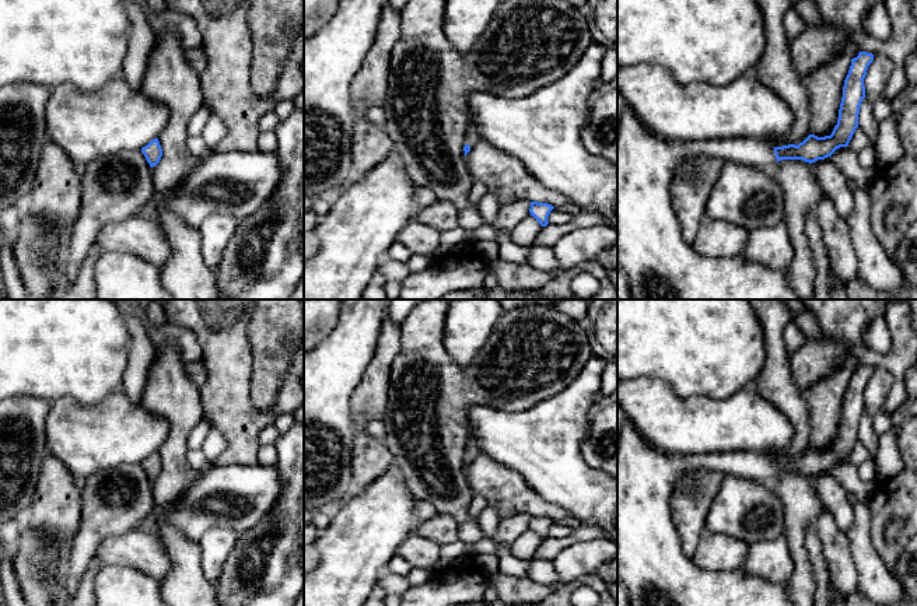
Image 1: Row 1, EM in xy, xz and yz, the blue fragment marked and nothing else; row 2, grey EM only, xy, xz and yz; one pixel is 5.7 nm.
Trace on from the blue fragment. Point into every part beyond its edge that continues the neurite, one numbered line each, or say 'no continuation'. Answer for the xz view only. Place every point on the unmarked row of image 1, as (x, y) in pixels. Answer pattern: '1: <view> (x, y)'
1: xz (472, 449)

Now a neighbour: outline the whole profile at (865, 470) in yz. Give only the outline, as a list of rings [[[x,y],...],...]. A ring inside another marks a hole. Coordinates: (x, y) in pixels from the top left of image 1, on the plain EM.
[[[872,460],[864,462],[857,466],[858,476],[862,481],[874,481],[875,480],[875,463]]]

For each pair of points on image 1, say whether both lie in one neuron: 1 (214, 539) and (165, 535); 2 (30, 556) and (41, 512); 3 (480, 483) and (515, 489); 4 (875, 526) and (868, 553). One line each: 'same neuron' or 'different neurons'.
1: different neurons
2: different neurons
3: same neuron
4: different neurons

